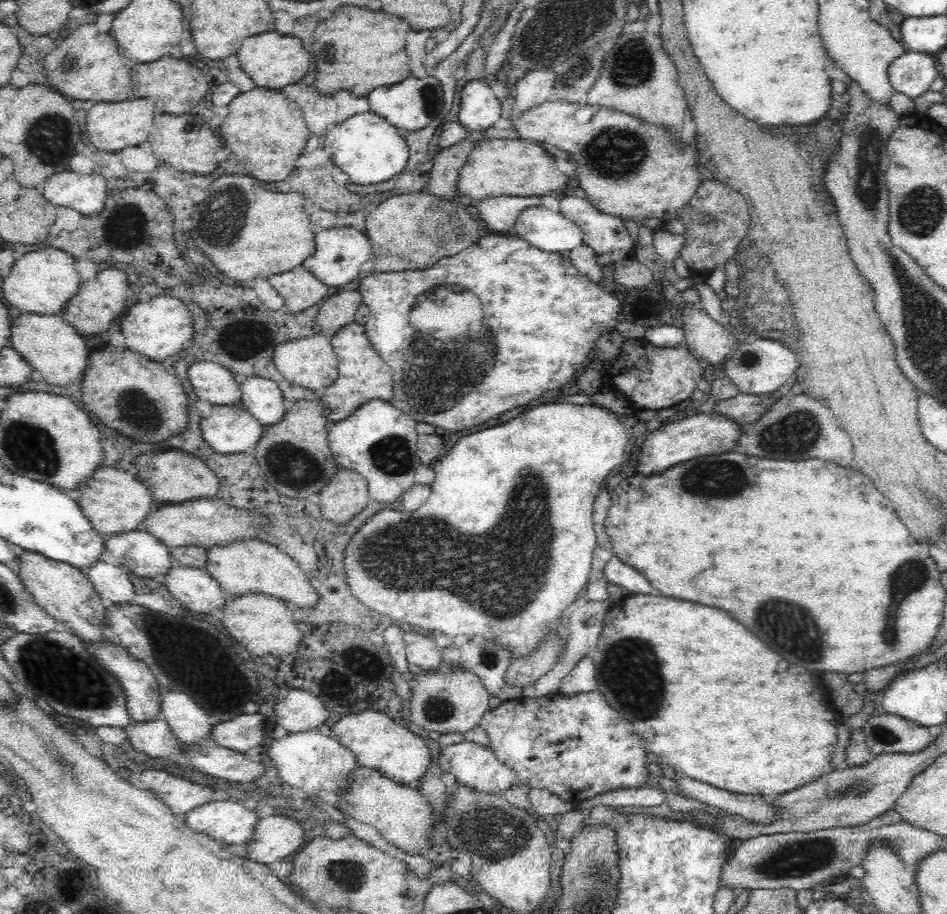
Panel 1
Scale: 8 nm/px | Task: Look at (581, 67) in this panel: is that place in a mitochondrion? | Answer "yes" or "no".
yes

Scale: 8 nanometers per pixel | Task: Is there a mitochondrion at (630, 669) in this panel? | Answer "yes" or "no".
yes

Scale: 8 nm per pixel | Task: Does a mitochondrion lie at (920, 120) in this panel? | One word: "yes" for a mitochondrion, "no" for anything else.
no

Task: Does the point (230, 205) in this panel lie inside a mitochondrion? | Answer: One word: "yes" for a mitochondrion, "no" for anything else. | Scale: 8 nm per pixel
yes

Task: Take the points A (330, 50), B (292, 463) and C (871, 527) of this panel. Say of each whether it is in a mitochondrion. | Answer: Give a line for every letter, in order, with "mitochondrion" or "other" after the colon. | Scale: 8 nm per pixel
A: mitochondrion
B: mitochondrion
C: other

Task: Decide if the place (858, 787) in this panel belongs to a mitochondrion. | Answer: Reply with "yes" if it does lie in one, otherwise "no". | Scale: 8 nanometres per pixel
yes

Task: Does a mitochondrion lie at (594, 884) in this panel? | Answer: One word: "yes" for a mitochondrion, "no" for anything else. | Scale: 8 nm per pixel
yes

